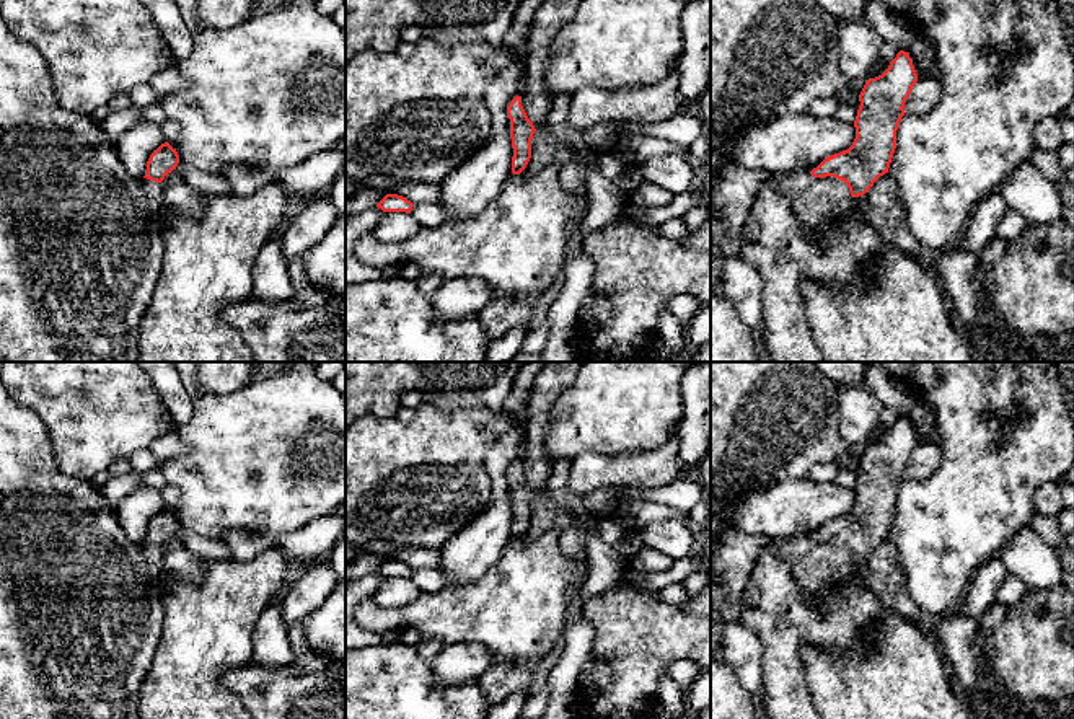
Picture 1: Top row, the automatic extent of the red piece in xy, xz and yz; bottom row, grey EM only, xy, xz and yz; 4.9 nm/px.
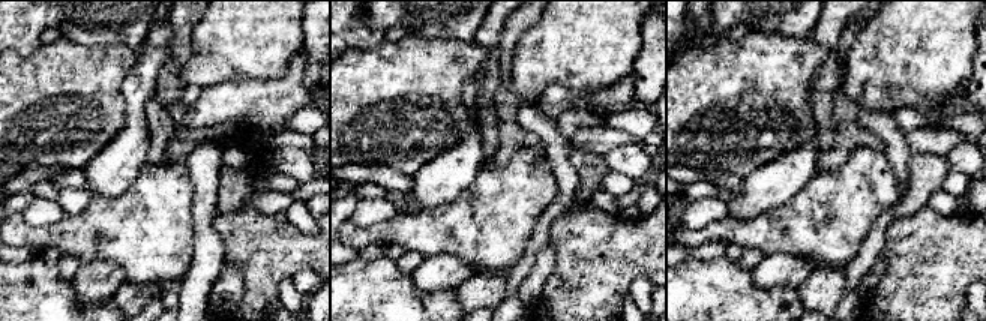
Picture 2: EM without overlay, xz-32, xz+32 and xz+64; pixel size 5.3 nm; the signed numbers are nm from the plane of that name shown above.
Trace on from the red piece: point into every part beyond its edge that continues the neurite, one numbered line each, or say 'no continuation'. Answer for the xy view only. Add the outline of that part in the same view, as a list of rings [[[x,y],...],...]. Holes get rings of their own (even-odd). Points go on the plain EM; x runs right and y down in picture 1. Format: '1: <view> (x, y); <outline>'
1: xy (154, 556); [[[142,543],[142,553],[148,564],[150,574],[155,580],[161,580],[163,574],[163,551],[161,548],[150,546],[147,543]]]

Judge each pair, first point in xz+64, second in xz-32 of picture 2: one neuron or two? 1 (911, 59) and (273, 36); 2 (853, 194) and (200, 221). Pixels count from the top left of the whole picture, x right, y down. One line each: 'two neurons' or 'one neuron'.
1: one neuron
2: two neurons

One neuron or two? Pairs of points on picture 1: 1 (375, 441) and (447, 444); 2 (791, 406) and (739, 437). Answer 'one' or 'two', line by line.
1: one
2: one

